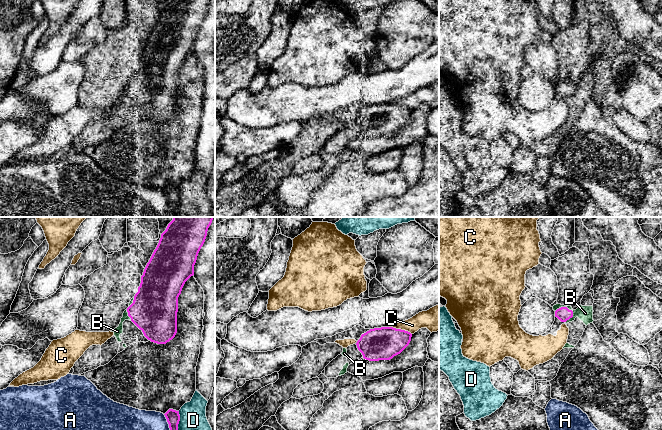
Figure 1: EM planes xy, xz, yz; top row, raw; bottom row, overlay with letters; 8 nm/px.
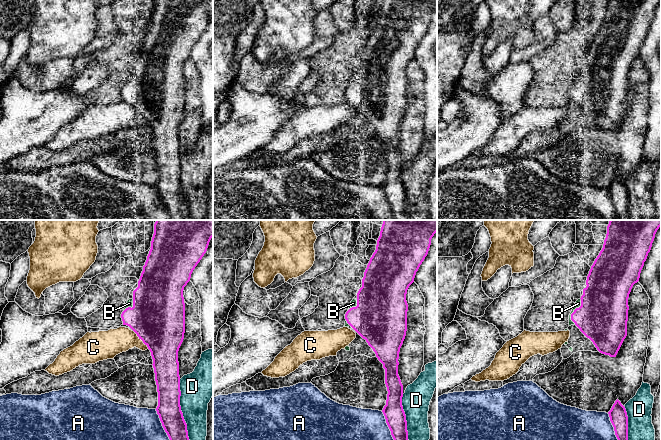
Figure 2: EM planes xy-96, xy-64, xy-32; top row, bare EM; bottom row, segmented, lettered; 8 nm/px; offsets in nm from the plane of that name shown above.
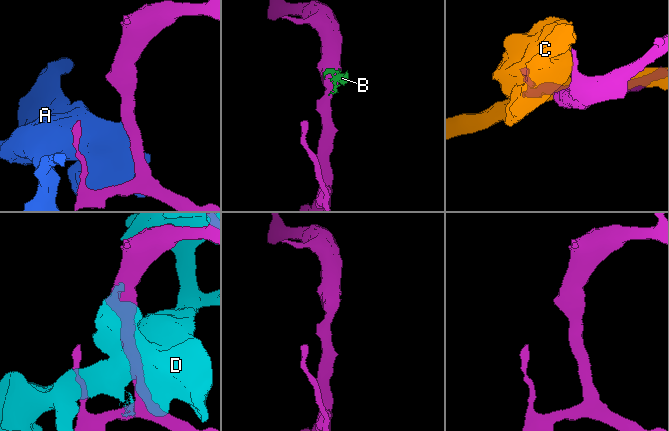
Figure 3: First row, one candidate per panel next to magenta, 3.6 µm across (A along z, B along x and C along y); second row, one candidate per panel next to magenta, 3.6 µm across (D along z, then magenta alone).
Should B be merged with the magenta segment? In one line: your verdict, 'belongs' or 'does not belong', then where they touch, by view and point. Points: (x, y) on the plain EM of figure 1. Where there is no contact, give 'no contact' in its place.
does not belong | yz (566, 83)

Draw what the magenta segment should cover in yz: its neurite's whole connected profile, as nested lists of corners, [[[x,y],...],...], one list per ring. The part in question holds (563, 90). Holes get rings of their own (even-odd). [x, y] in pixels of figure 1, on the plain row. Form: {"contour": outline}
{"contour": [[[561,83],[555,87],[555,93],[561,98],[566,98],[573,93],[573,87],[569,86],[567,83]]]}

